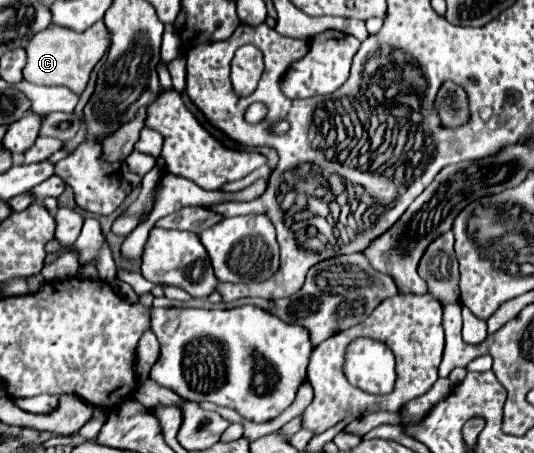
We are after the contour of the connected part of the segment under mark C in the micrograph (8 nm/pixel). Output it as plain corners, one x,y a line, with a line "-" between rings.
103,20
87,28
85,32
73,32
69,28
61,28
57,24
51,24
45,28
45,32
39,32
33,36
25,48
27,52
27,66
23,70
23,78
33,84
43,86
65,86
77,94
81,94
89,82
91,70
95,64
103,58
111,44
111,36

